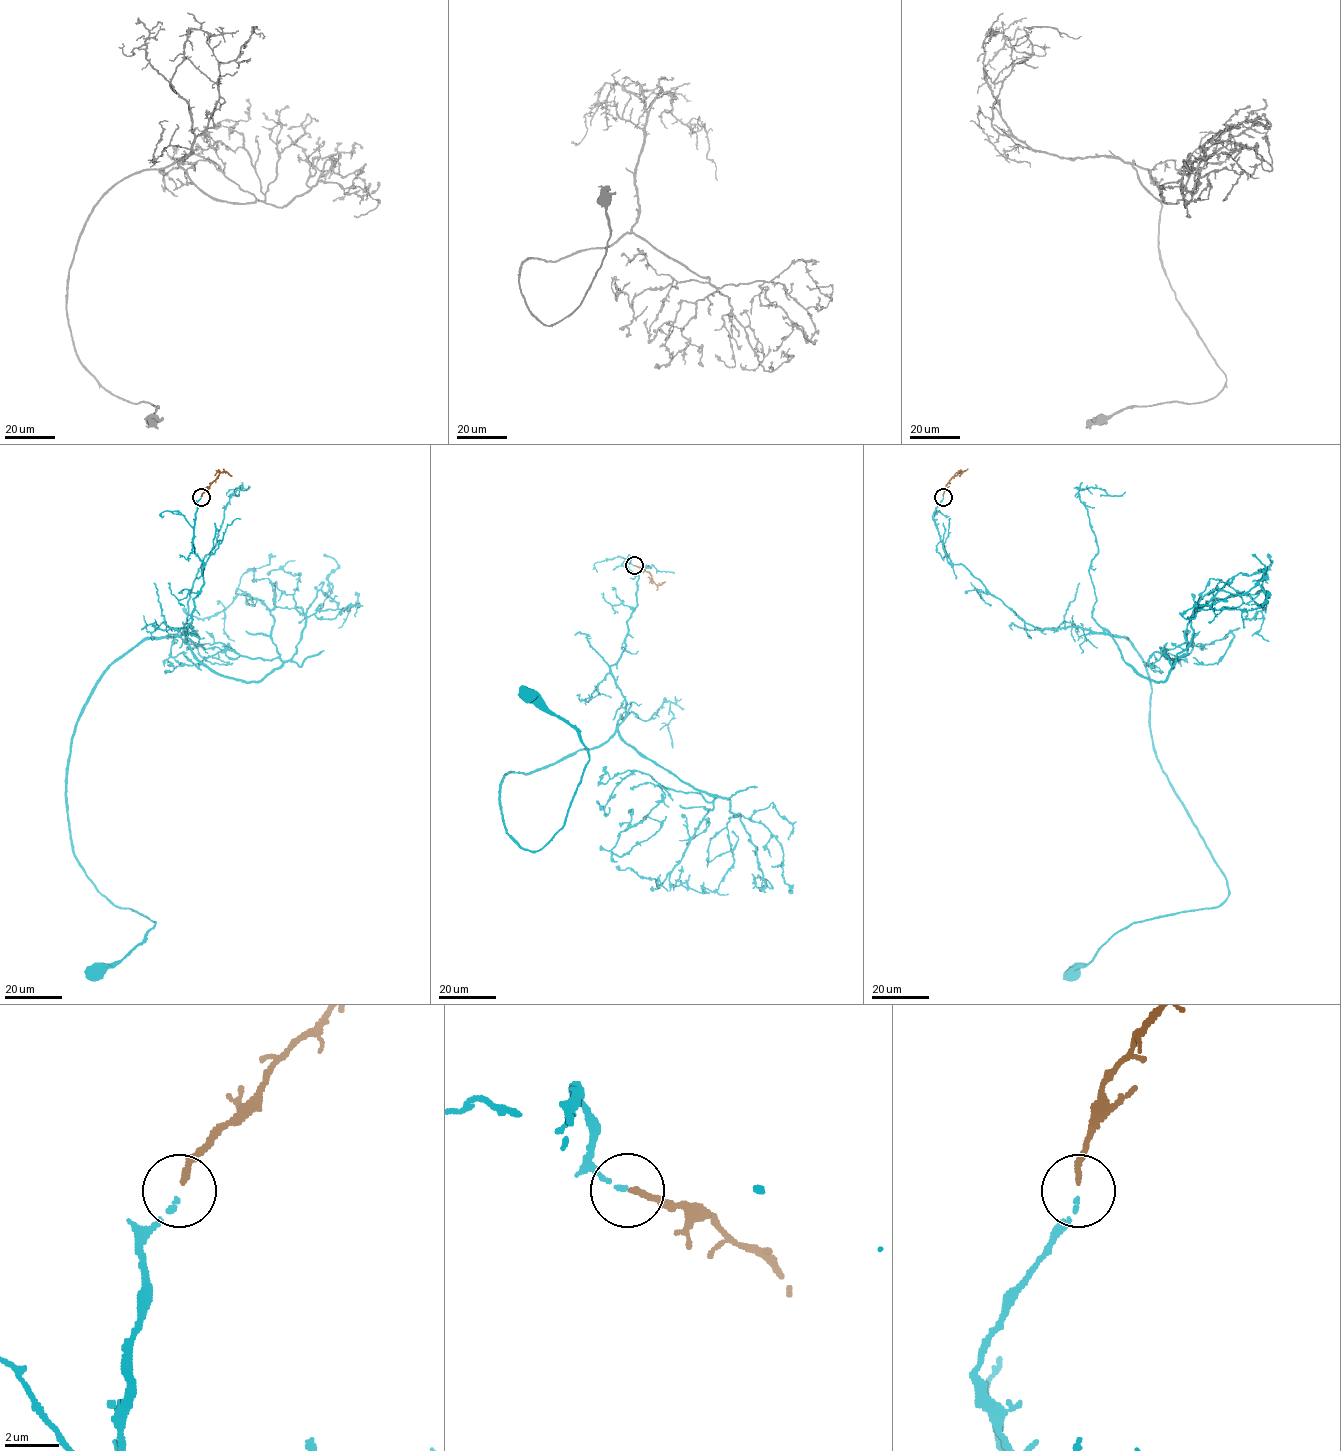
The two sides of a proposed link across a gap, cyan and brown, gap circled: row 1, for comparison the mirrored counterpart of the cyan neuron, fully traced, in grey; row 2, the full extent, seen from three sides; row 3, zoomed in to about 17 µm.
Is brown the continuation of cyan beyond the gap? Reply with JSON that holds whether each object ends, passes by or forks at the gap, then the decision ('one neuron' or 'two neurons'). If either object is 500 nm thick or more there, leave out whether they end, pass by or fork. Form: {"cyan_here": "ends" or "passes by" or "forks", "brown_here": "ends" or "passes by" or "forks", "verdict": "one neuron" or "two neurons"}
{"cyan_here": "ends", "brown_here": "ends", "verdict": "one neuron"}

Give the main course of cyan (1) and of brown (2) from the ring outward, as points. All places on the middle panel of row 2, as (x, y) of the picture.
1: (634, 566), (610, 673), (623, 720), (599, 746), (501, 782), (505, 830), (539, 850), (589, 755), (527, 694)
2: (634, 566), (643, 568), (654, 583), (660, 585), (665, 581)

